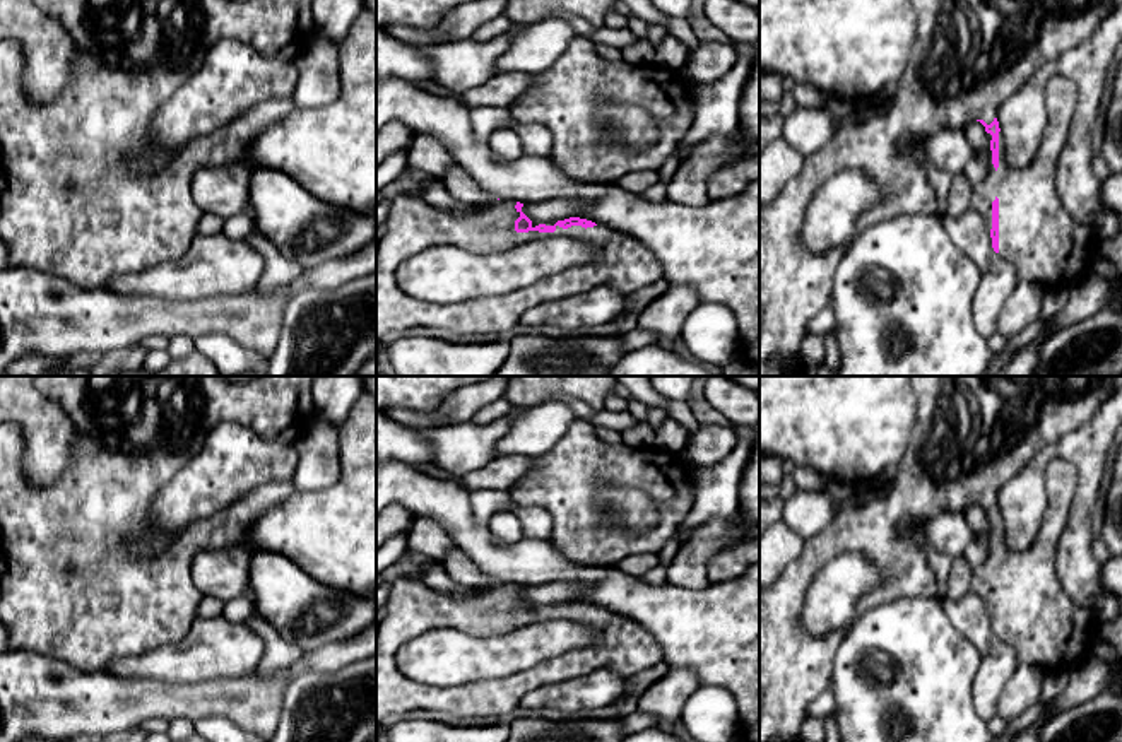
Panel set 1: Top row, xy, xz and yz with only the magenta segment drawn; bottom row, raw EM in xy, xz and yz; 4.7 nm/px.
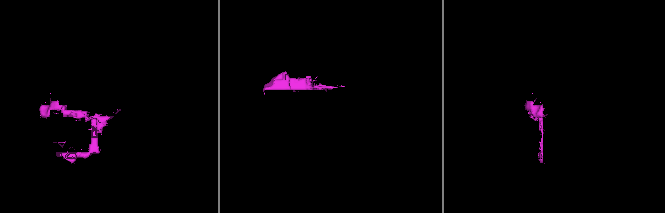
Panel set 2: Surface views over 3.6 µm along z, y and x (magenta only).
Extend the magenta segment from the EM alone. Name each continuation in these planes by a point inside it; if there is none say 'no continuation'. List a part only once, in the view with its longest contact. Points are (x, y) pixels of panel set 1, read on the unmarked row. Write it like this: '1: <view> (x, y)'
1: xz (623, 645)

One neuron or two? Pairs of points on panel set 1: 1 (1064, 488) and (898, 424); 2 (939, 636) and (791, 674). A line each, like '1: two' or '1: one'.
1: two
2: two

